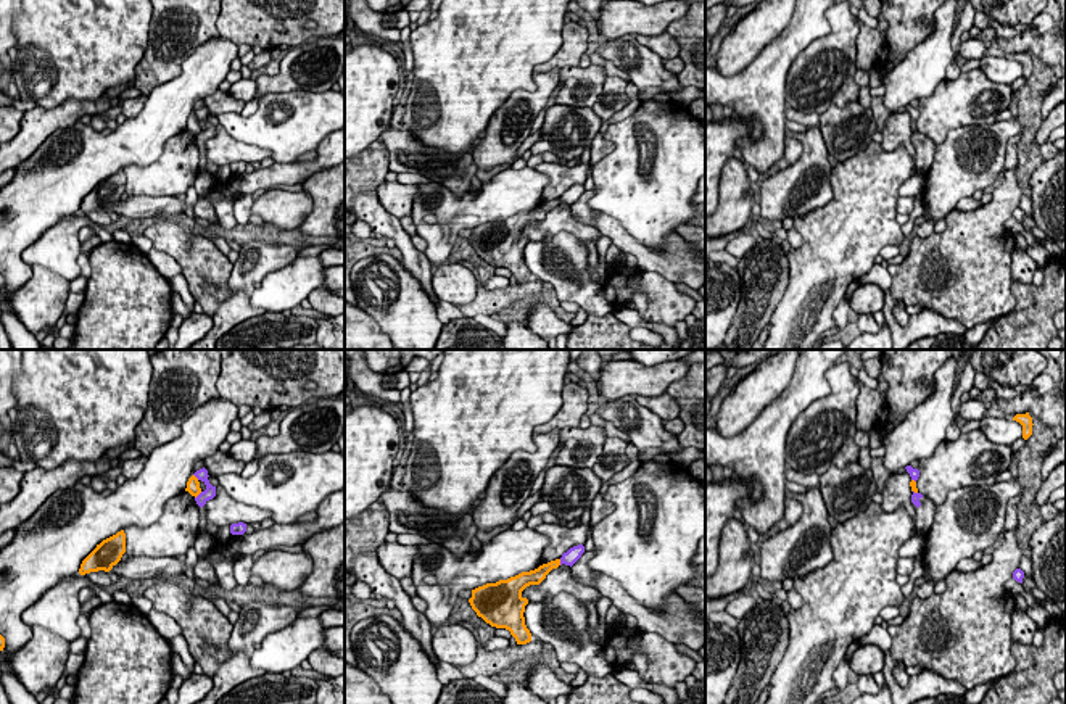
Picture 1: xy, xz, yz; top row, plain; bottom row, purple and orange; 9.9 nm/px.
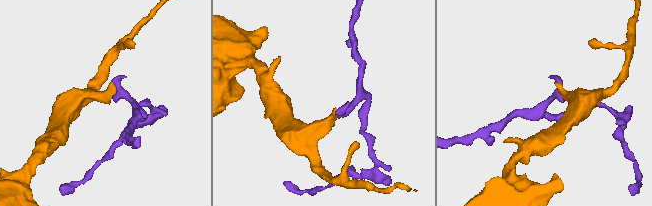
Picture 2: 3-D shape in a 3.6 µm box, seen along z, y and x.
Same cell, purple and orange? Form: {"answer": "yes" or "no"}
{"answer": "no"}

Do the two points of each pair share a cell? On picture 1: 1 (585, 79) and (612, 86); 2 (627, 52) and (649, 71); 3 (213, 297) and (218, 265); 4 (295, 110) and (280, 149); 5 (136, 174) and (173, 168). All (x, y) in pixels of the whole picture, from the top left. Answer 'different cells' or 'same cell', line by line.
1: different cells
2: same cell
3: same cell
4: same cell
5: same cell

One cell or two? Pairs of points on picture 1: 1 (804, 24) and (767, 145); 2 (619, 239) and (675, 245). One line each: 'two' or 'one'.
1: one
2: one

